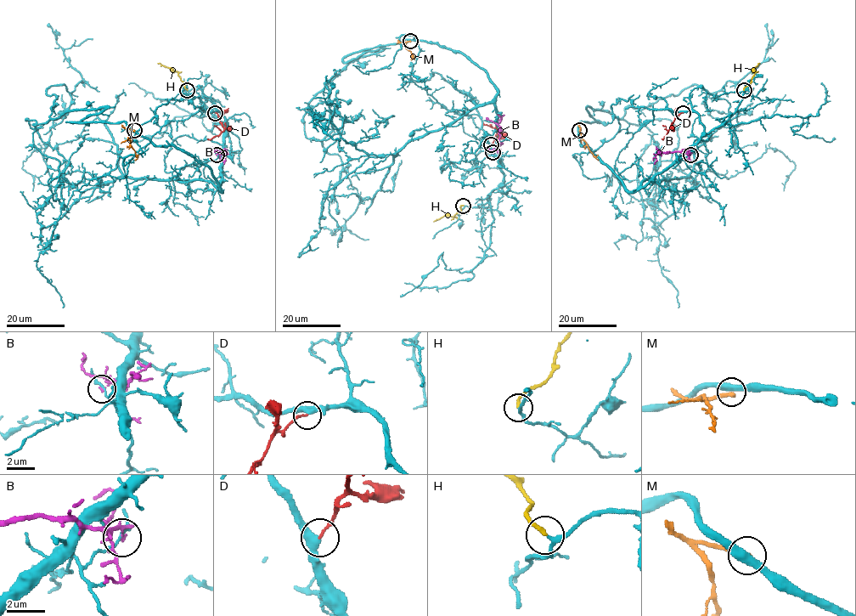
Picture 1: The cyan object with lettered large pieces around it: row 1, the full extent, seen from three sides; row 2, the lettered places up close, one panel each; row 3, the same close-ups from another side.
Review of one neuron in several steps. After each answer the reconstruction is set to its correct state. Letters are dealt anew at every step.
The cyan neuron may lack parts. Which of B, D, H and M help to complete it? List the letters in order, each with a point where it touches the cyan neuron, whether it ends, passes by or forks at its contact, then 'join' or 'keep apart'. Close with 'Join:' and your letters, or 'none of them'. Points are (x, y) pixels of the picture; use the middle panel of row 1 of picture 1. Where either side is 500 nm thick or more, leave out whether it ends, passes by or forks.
B: (492, 152) | it ends | keep apart
D: (491, 144) | it ends | join
H: (463, 206) | it ends | join
M: (410, 41) | it ends | keep apart
Join: D, H

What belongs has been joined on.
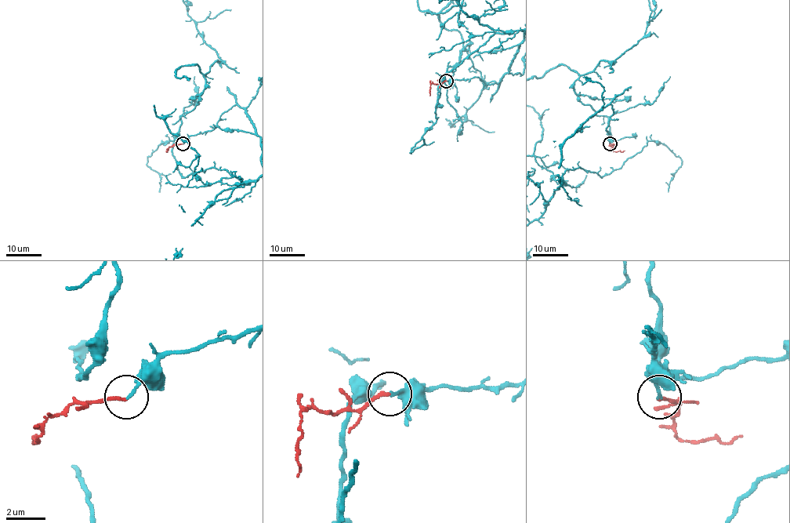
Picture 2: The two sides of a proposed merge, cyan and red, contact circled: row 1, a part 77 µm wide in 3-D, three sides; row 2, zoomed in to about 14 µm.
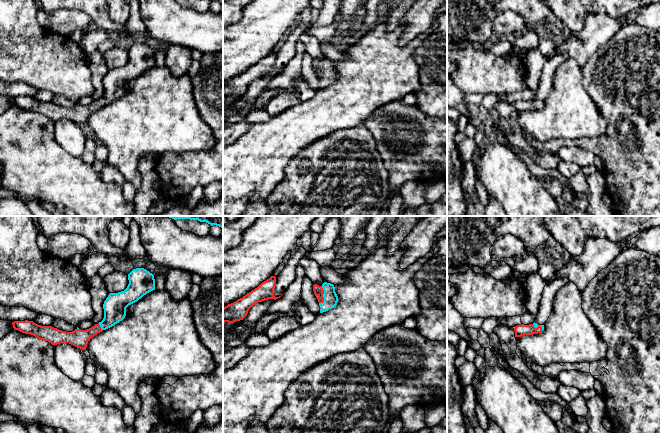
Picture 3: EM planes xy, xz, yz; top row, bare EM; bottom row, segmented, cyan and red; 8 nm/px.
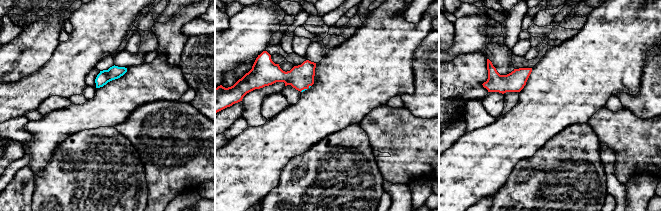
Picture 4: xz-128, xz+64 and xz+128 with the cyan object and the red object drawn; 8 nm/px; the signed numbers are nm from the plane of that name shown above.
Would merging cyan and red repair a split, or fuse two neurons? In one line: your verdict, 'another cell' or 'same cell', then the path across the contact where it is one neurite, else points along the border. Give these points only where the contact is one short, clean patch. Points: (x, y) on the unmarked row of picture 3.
same cell; runs through xz (330, 73), (323, 72), (318, 66)

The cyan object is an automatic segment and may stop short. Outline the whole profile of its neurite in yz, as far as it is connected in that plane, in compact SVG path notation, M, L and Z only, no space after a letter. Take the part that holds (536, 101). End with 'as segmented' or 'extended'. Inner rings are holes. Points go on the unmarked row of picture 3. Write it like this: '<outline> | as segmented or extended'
M537 99L529 100L529 101L517 101L514 104L515 113L521 113L525 111L533 111L541 109L544 106L544 101L538 101Z | extended

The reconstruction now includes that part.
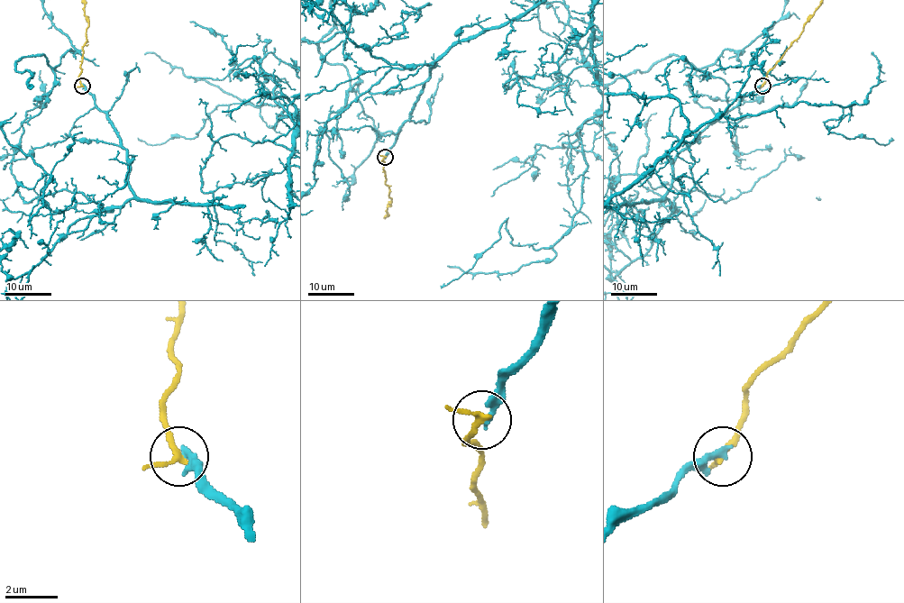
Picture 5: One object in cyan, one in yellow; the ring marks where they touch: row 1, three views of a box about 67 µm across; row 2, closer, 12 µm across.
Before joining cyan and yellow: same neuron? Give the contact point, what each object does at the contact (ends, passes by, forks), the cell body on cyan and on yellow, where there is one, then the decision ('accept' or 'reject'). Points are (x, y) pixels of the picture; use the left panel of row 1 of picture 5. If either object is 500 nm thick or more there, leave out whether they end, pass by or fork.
at (82, 86); cyan ends there; yellow passes by; no cell body on cyan; no cell body on yellow; reject

